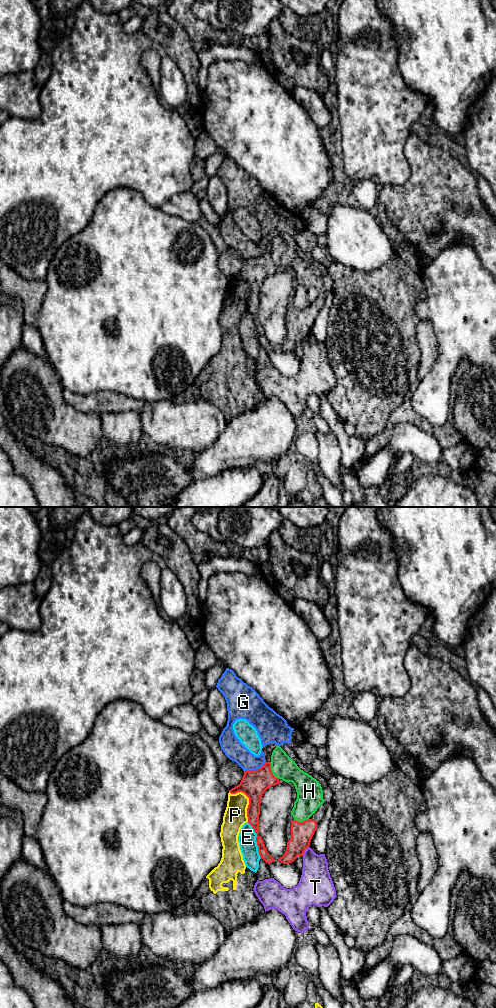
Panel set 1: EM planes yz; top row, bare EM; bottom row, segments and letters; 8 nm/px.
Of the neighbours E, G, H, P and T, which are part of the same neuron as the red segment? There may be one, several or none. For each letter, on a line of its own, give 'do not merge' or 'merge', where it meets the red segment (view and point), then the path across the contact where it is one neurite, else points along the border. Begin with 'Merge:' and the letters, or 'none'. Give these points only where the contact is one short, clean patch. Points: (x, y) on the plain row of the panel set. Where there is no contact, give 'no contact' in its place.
Merge: none
E: do not merge; contact yz (258, 335)
G: do not merge; contact yz (256, 257); border yz (265, 249), (260, 255), (244, 260)
H: do not merge; contact yz (271, 259)
P: do not merge; contact yz (249, 288)
T: do not merge; contact yz (304, 339)

